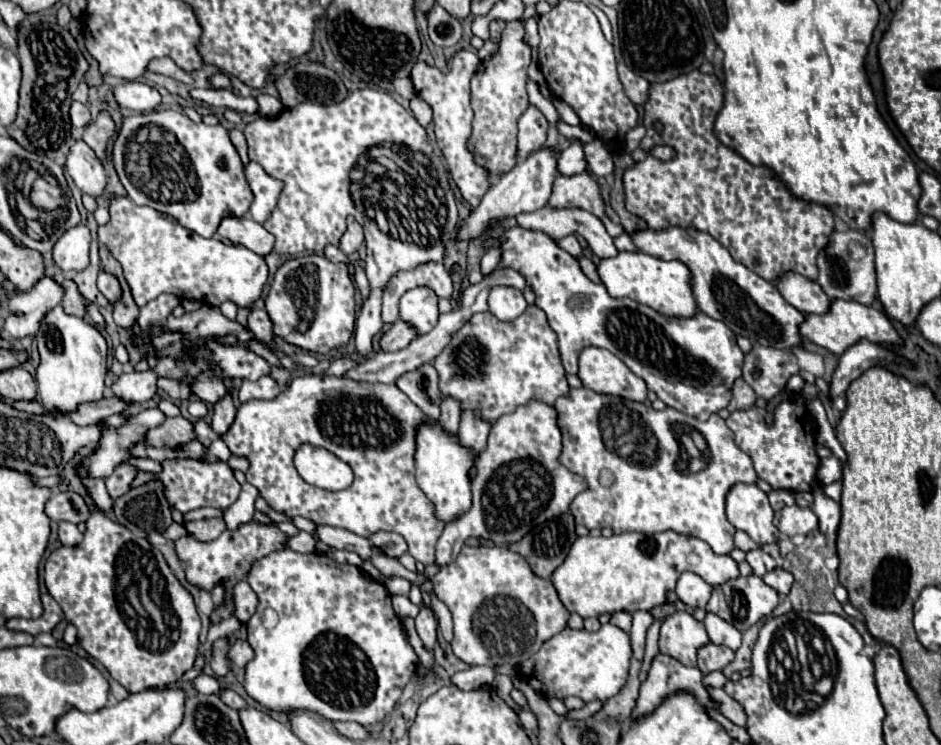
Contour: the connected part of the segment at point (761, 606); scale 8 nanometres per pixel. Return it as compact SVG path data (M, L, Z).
M749 574L749 576L739 576L735 580L729 580L729 582L721 584L721 586L715 586L713 594L711 594L711 600L705 606L705 610L715 612L723 620L733 624L741 632L745 632L755 622L759 622L763 616L769 616L775 610L777 604L779 604L777 590L773 590L769 584L765 584L763 578L759 578L755 574Z

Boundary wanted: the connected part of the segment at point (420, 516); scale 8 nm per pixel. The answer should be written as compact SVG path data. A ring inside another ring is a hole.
M309 374L295 378L289 388L273 400L251 400L241 404L235 424L225 436L221 436L221 440L225 440L235 456L249 458L251 466L247 470L247 482L259 490L275 512L281 512L287 518L305 516L315 524L345 528L365 538L371 538L379 530L397 532L407 540L409 554L417 562L429 566L435 564L435 546L445 524L437 518L433 502L425 498L425 492L415 480L415 430L425 420L429 418L397 388L397 384L371 384L349 378L329 378L327 374ZM303 442L327 448L341 456L355 474L353 484L339 492L307 484L293 466L293 452Z

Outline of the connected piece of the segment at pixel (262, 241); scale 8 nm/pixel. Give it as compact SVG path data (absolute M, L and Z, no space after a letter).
M227 216L217 228L217 238L227 238L235 244L241 244L261 256L269 254L275 244L275 236L263 228L263 224L251 220L249 216Z

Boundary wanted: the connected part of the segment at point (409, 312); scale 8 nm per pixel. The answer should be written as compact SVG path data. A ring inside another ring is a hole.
M417 286L413 290L407 290L401 296L399 304L401 320L409 322L417 330L417 336L429 332L439 318L437 300L439 300L437 294L433 294L433 290L429 290L427 286Z

